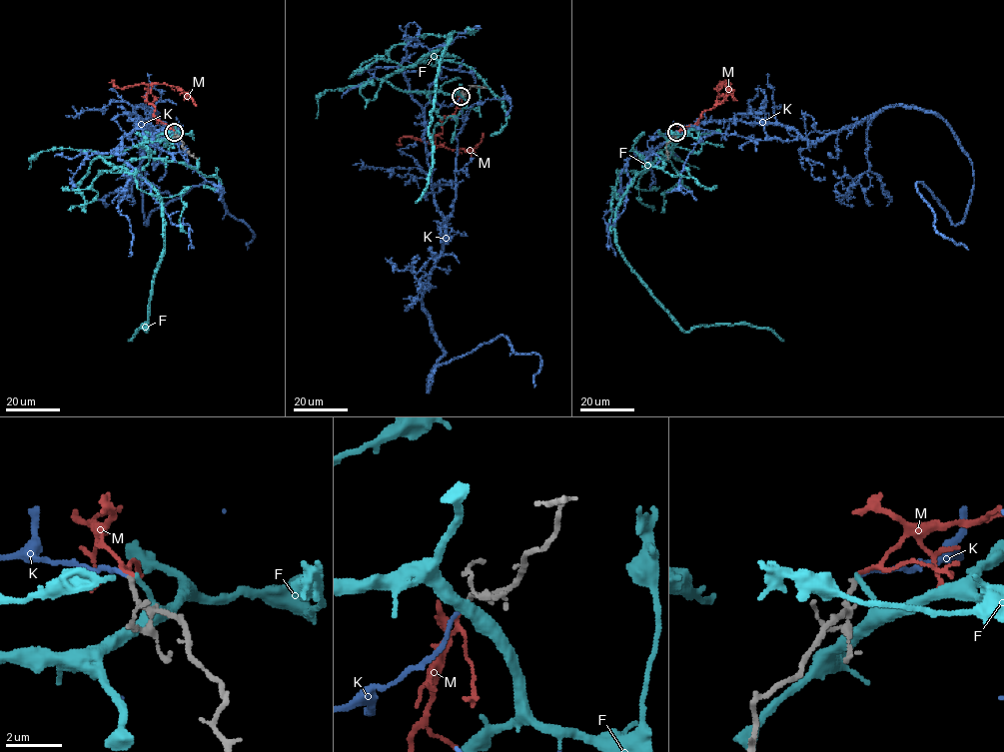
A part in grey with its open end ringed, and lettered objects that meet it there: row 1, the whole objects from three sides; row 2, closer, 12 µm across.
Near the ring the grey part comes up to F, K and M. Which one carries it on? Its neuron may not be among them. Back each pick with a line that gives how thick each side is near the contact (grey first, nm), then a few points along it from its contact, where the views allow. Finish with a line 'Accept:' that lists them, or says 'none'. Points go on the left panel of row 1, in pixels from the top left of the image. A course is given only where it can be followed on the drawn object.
K: 190 nm thick on the grey side, 120 nm on the other; it runs (174, 131), (137, 120), (158, 140), (134, 110), (156, 114), (145, 224), (212, 182), (253, 231), (247, 249)
Accept: K

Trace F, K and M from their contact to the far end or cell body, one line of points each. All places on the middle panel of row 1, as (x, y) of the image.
F: (462, 95), (404, 92), (386, 77), (441, 47), (451, 34), (429, 129), (432, 168), (427, 190), (416, 203)
K: (462, 96), (424, 111), (445, 229), (427, 390), (501, 335), (539, 356), (533, 386)
M: (462, 95), (456, 112), (441, 120), (443, 133), (434, 136), (434, 144), (452, 150), (474, 149), (484, 133)

